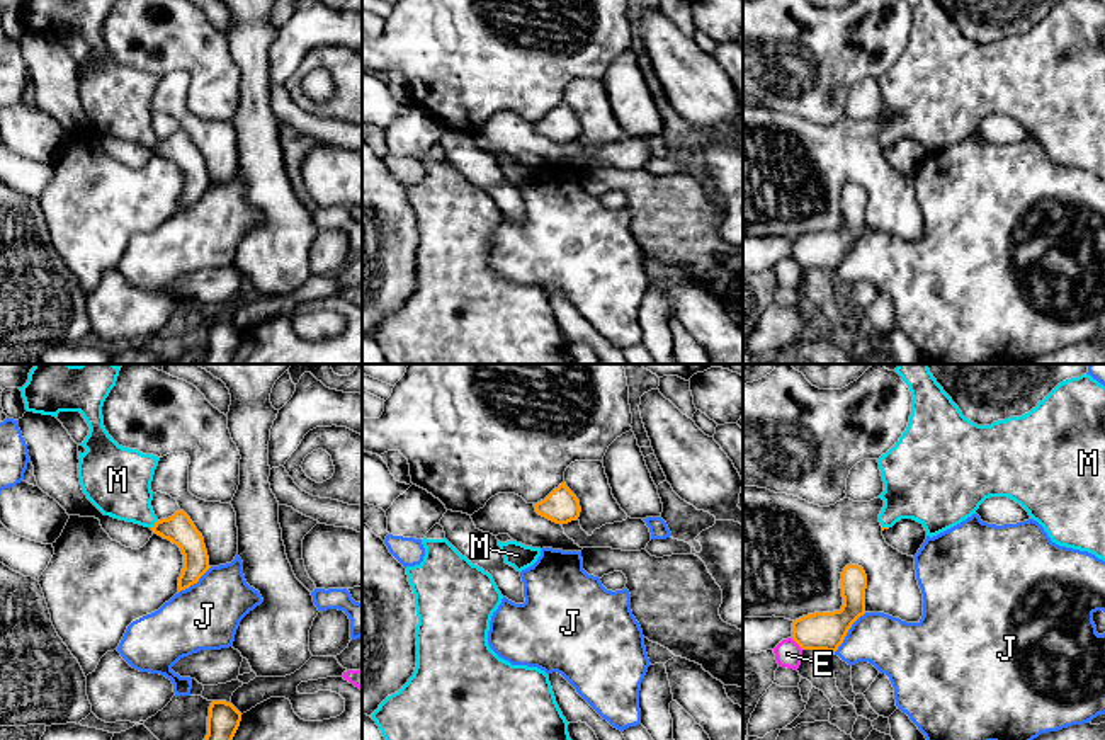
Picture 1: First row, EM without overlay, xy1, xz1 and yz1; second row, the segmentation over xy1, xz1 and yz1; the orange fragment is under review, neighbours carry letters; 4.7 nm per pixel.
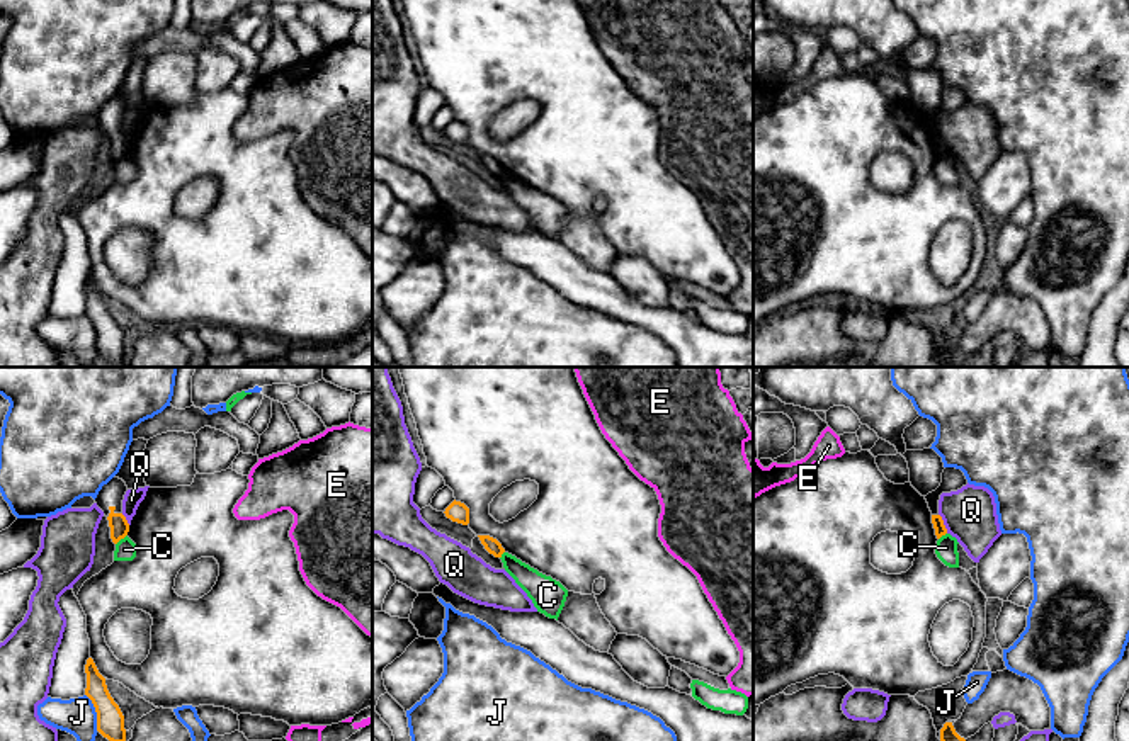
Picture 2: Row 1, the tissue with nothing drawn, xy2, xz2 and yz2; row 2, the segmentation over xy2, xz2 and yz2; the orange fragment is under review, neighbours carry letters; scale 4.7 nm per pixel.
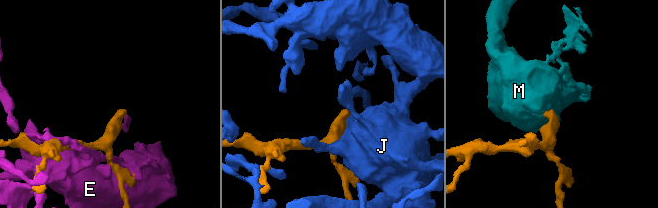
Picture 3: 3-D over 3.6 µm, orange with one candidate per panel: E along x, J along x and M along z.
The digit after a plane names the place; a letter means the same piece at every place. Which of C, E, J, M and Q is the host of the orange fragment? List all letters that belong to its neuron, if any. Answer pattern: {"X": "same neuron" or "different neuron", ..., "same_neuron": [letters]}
{"C": "different neuron", "E": "different neuron", "J": "different neuron", "M": "same neuron", "Q": "different neuron", "same_neuron": ["M"]}

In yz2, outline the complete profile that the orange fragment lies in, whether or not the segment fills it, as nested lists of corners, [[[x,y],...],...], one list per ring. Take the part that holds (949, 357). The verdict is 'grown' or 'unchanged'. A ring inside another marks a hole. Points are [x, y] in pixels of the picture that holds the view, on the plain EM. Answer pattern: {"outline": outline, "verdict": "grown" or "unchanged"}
{"outline": [[[945,342],[940,348],[940,360],[945,367],[969,367],[966,359],[956,352],[952,342]]], "verdict": "unchanged"}

